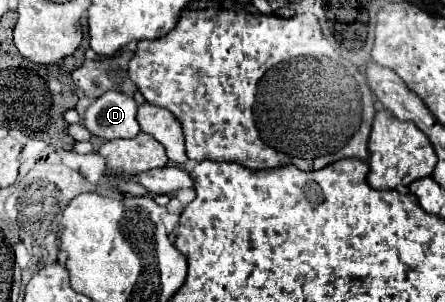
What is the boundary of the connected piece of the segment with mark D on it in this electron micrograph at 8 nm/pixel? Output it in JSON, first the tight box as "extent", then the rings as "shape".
{"extent":[84,92,140,140],"shape":[[[106,92],[96,98],[84,114],[84,126],[102,140],[134,138],[140,132],[136,122],[138,104],[122,92]]]}

